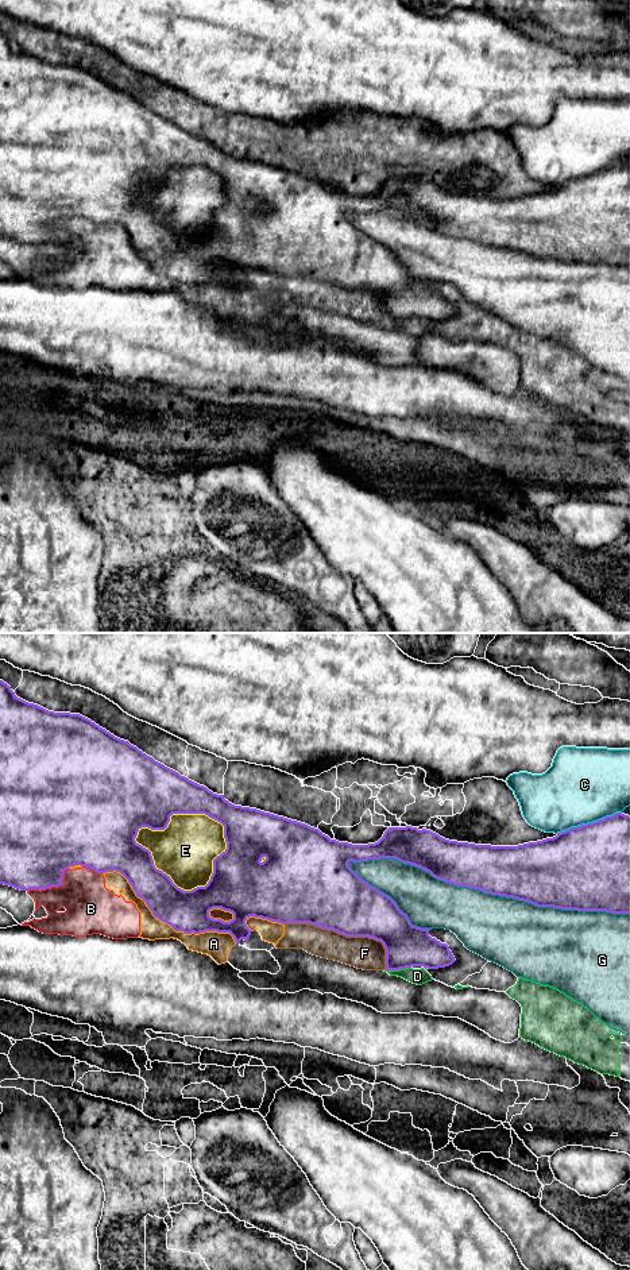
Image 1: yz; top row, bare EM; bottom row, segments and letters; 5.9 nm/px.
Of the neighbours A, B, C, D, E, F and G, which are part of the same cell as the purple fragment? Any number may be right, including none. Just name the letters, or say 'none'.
none

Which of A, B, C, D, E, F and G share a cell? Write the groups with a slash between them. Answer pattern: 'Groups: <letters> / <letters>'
Groups: A B D F / C / E / G

